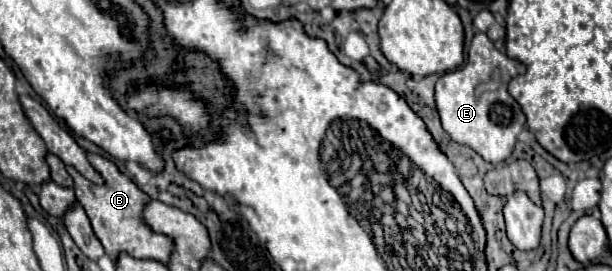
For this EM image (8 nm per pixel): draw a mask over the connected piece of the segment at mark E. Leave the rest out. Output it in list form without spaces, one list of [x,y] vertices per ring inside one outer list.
[[[475,33],[467,53],[467,63],[445,73],[435,87],[435,101],[443,129],[453,141],[471,147],[489,163],[503,163],[509,159],[517,135],[525,127],[525,113],[507,91],[509,81],[517,77],[519,71],[523,71],[519,61],[497,51],[487,35]]]

